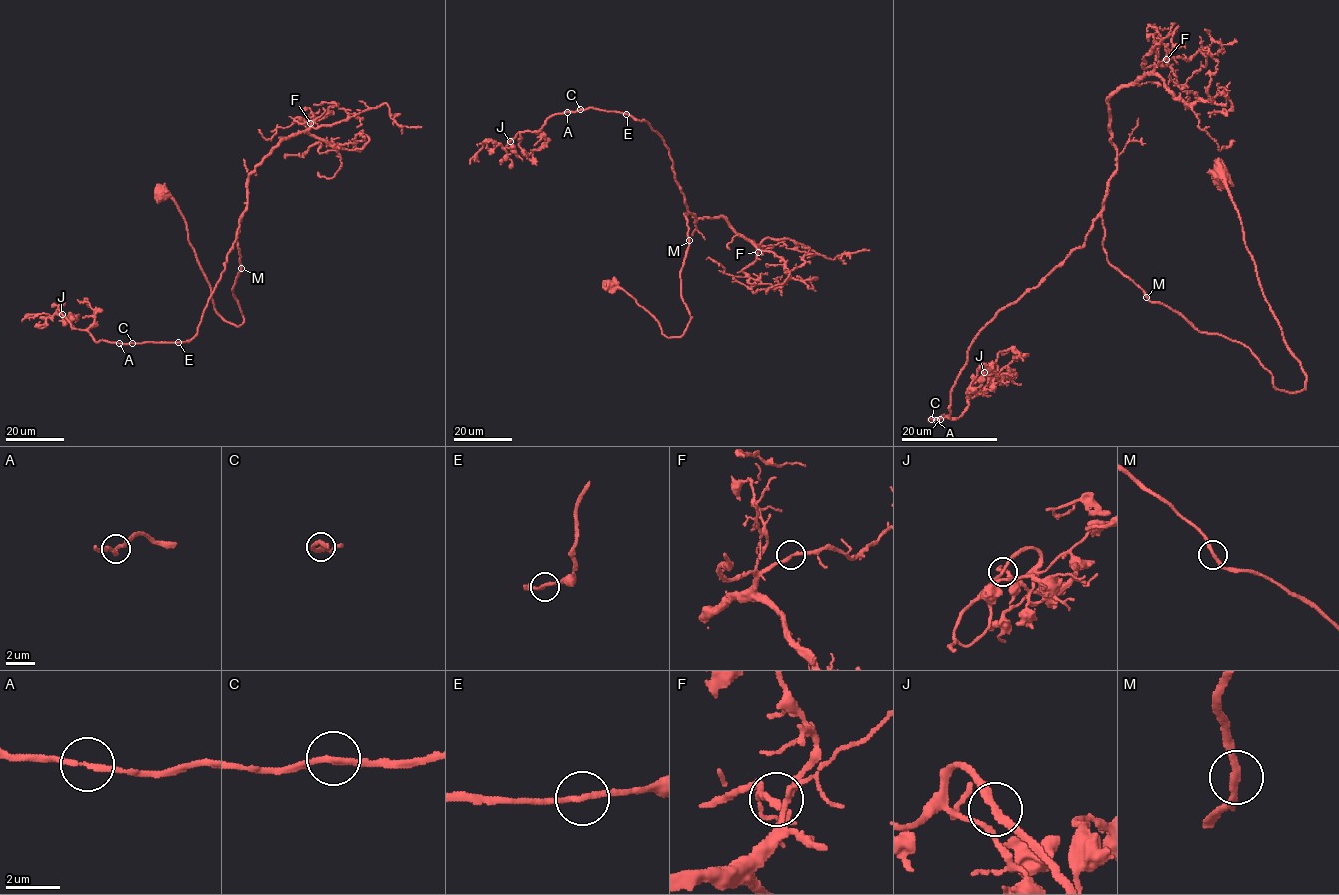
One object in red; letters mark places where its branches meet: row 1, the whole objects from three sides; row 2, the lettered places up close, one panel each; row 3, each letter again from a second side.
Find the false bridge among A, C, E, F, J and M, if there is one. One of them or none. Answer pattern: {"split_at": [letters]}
{"split_at": []}

